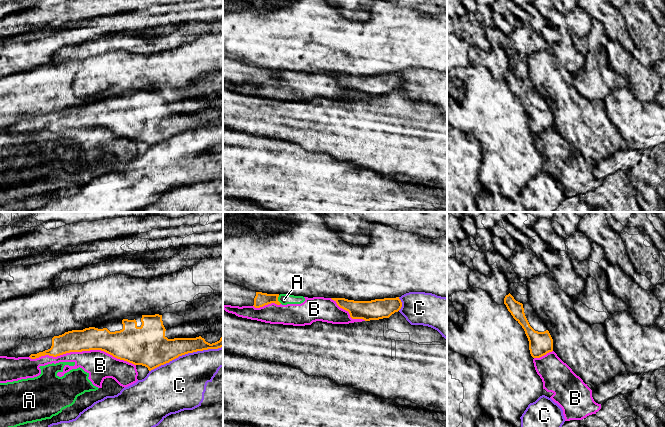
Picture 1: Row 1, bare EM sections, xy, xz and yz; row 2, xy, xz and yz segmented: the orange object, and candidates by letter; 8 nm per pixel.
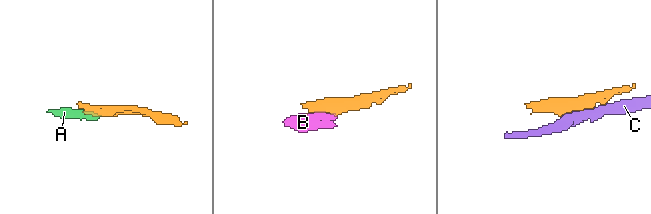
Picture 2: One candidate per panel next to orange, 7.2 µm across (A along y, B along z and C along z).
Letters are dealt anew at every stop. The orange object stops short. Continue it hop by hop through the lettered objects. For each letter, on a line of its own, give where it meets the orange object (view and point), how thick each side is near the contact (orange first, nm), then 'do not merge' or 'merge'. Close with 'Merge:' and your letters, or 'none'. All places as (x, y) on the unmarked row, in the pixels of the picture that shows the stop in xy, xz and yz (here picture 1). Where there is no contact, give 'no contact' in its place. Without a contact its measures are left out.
A: contact xz (277, 75); calibres 110 and 90 nm; do not merge
B: contact xy (82, 126); calibres 180 and 220 nm; do not merge
C: contact xy (185, 129); calibres 260 and 400 nm; do not merge
Merge: none

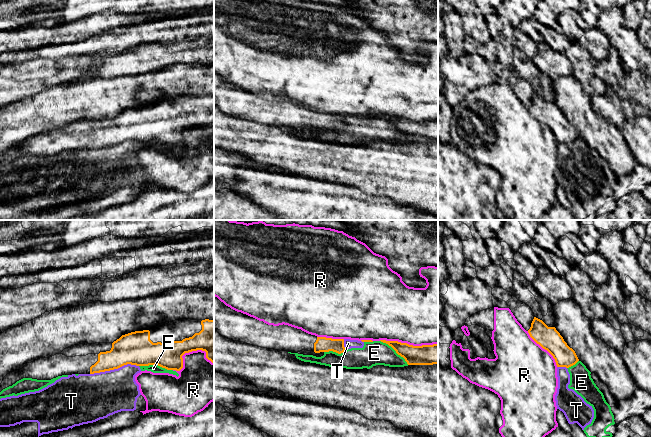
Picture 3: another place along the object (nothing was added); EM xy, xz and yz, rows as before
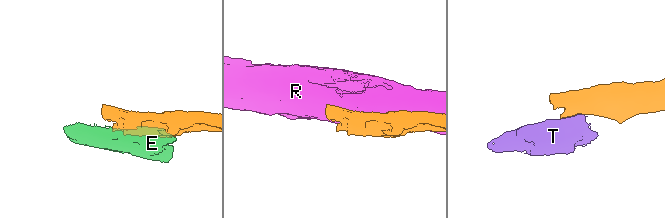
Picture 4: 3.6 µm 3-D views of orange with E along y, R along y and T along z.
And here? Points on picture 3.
E: contact xy (156, 140); calibres 260 and 60 nm; do not merge
R: contact xz (408, 120); calibres 160 and 460 nm; do not merge
T: contact xy (114, 144); calibres 260 and 360 nm; do not merge
Merge: none

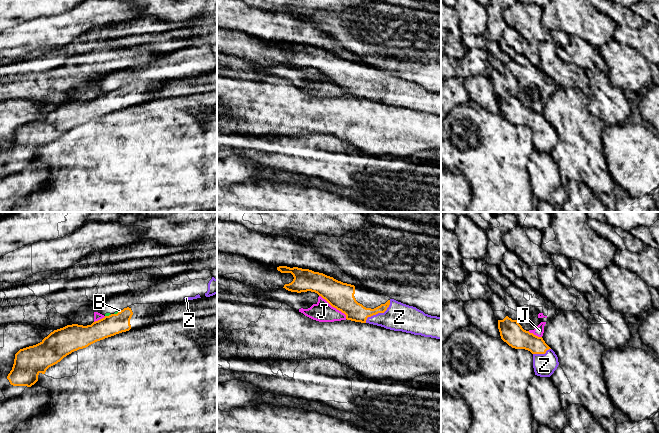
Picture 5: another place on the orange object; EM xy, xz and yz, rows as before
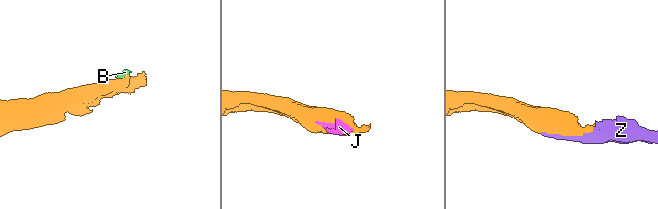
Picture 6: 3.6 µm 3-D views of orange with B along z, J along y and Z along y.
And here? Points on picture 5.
B: contact xy (118, 88); calibres 160 and 20 nm; do not merge
J: contact xz (334, 83); calibres 220 and 160 nm; do not merge
Z: contact xz (379, 88); calibres 160 and 220 nm; merge
Merge: Z

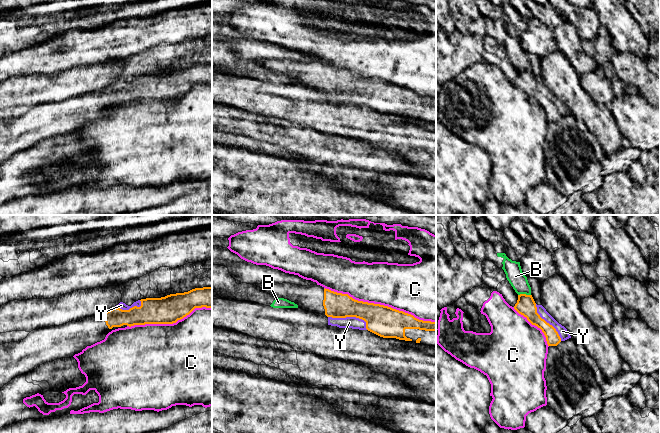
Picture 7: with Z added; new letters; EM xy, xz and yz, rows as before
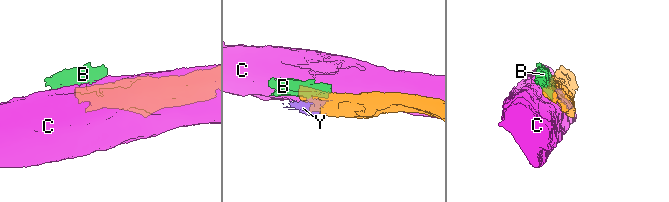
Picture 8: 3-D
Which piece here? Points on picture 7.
B: contact yz (524, 70); calibres 160 and 140 nm; do not merge
C: contact xz (379, 80); calibres 240 and 380 nm; do not merge
Y: contact xz (350, 92); calibres 240 and 100 nm; merge
Merge: Y

